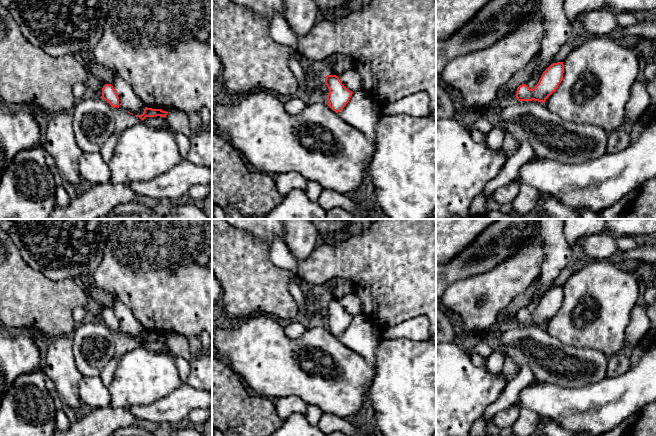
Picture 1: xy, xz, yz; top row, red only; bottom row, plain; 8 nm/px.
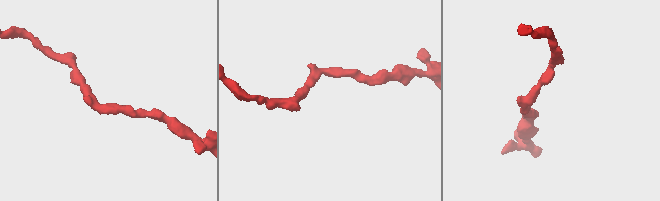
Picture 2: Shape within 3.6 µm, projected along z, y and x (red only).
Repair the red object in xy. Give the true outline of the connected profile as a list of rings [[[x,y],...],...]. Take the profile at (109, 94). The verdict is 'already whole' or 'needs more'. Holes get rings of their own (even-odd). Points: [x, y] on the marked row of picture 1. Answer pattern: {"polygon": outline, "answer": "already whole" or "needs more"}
{"polygon": [[[105,84],[102,88],[102,96],[113,108],[119,108],[119,97],[111,84]]], "answer": "already whole"}

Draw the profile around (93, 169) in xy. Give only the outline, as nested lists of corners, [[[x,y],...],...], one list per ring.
[[[83,152],[79,158],[79,172],[87,186],[110,182],[110,168],[99,152]]]

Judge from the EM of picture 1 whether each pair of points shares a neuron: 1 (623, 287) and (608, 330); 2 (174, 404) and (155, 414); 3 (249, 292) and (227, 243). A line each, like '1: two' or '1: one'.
1: one
2: one
3: one

